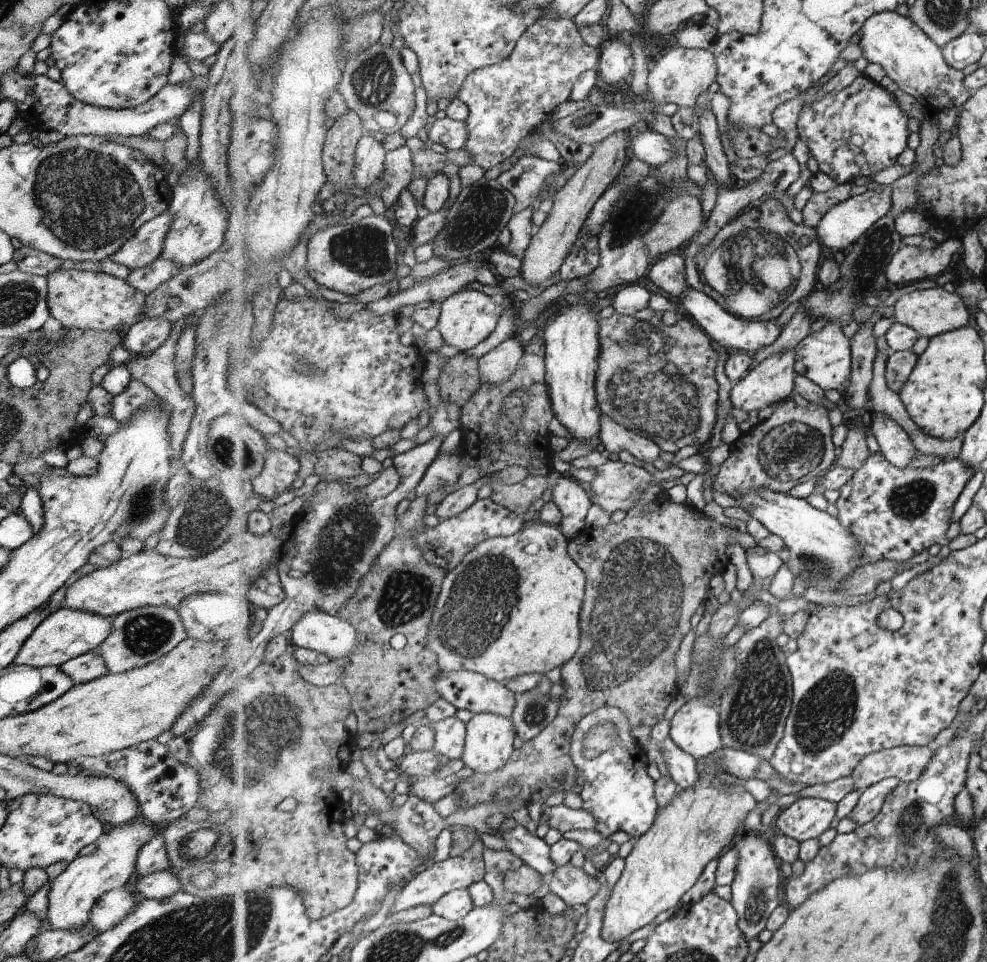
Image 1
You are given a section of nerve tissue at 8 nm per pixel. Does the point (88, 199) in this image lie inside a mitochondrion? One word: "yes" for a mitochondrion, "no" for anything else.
yes

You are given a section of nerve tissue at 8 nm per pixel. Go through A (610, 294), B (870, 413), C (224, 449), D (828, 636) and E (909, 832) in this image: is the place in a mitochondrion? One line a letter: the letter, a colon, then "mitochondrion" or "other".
A: other
B: other
C: mitochondrion
D: other
E: mitochondrion

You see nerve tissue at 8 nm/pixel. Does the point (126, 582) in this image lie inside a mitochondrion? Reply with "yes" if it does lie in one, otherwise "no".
yes

